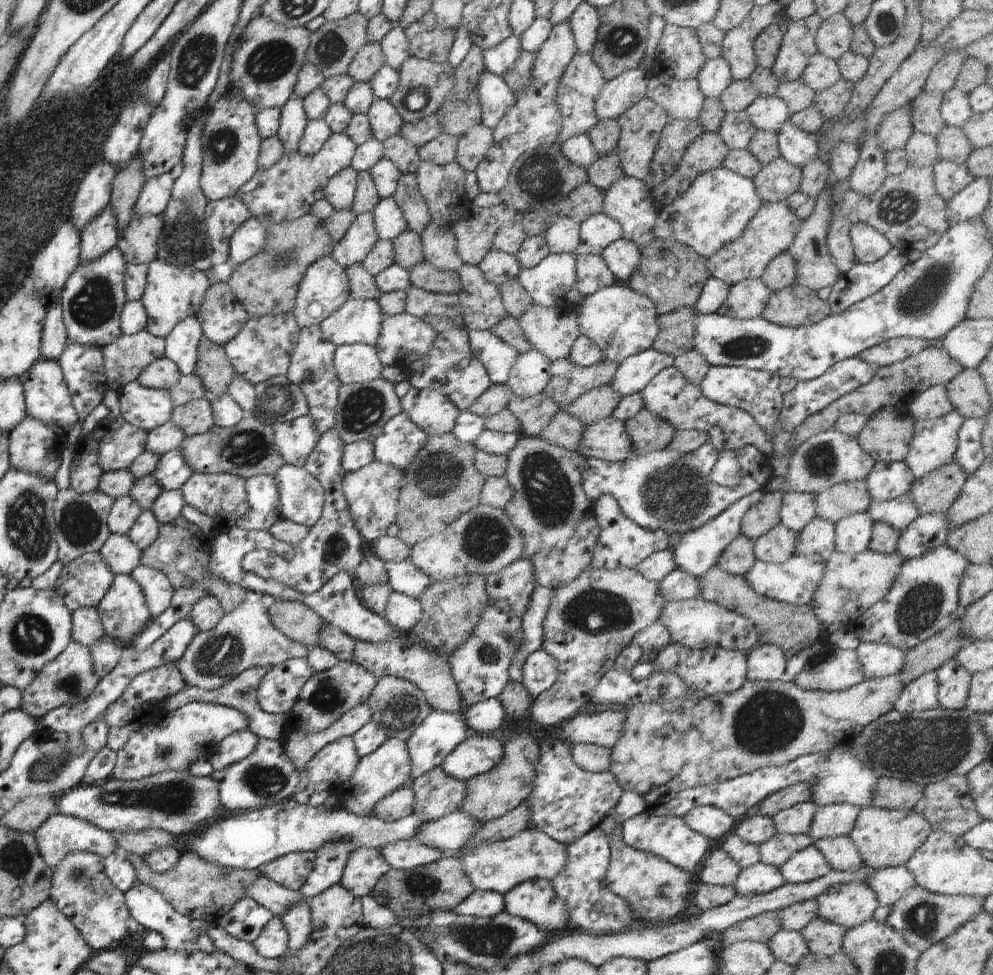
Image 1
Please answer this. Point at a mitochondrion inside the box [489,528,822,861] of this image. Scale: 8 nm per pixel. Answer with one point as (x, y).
(770, 720)

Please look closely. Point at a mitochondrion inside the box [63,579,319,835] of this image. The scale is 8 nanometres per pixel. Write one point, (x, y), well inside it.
(177, 799)

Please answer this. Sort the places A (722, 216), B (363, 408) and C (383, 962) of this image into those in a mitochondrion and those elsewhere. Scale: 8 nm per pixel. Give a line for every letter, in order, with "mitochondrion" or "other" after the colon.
A: mitochondrion
B: mitochondrion
C: mitochondrion

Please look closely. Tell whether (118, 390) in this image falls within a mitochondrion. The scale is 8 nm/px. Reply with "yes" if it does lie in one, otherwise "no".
no

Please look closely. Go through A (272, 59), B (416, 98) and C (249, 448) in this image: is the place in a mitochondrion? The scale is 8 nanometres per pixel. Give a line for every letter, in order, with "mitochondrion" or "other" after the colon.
A: mitochondrion
B: mitochondrion
C: mitochondrion

